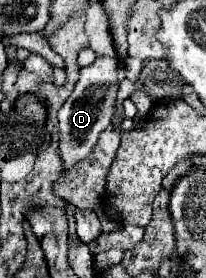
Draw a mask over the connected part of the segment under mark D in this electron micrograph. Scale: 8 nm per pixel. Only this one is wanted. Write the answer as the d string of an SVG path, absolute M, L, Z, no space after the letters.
M98 57L90 67L80 69L80 79L66 99L62 109L58 111L60 121L60 157L62 167L70 169L78 161L86 159L92 147L98 141L98 135L112 123L116 111L116 95L122 79L122 65L116 57Z

